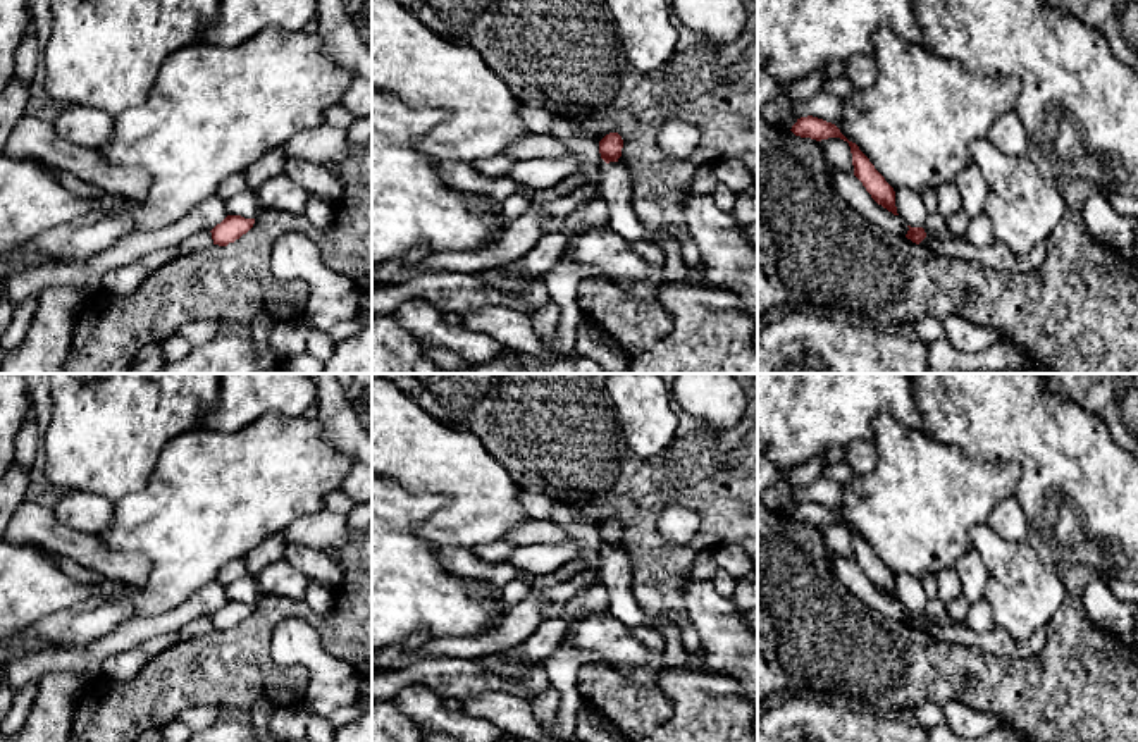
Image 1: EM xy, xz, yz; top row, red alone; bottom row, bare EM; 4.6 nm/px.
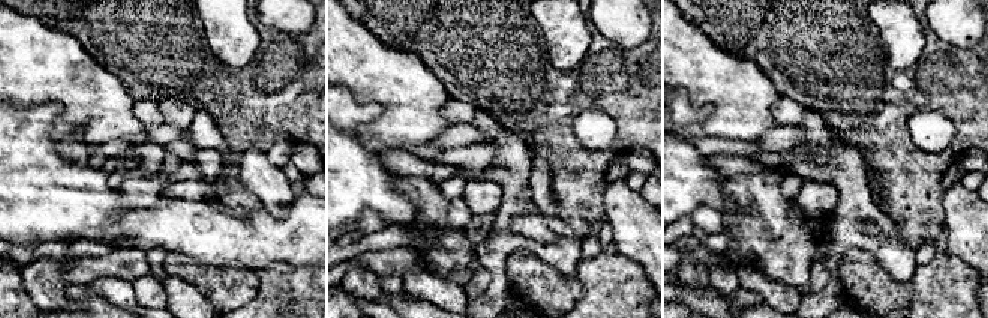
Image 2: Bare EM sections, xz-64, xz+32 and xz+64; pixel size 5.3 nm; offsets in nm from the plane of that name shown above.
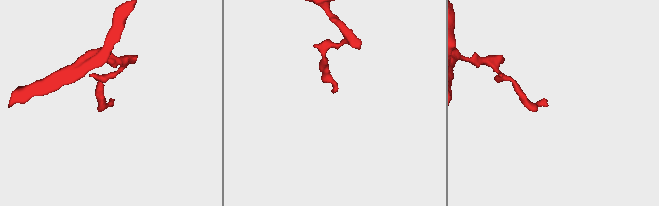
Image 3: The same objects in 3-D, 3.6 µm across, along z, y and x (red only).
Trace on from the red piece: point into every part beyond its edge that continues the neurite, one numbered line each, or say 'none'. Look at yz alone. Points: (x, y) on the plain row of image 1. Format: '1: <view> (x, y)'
none

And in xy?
none

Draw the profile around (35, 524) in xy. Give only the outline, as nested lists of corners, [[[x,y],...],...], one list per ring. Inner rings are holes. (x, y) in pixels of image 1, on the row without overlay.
[[[24,499],[12,515],[3,539],[12,544],[34,544],[45,551],[72,558],[108,580],[126,582],[138,589],[150,575],[143,554],[107,553],[96,535],[60,523],[52,508]]]

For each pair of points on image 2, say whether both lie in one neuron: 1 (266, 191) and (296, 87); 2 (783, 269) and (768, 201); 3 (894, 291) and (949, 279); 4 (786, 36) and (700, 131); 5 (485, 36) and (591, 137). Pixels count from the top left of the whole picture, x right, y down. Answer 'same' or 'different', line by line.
1: different
2: same
3: different
4: different
5: different

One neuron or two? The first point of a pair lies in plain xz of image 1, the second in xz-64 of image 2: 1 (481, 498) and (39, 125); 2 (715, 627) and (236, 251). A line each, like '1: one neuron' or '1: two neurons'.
1: two neurons
2: two neurons

